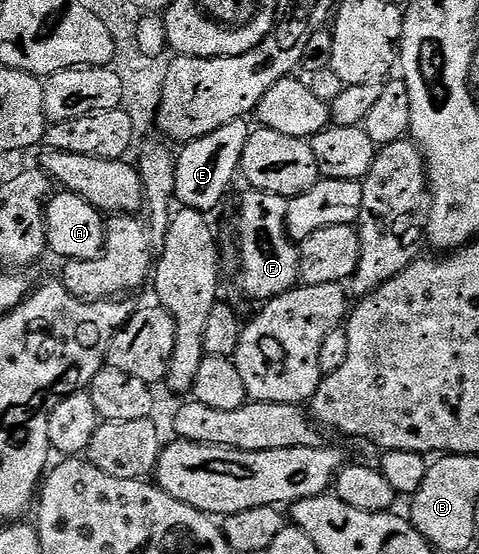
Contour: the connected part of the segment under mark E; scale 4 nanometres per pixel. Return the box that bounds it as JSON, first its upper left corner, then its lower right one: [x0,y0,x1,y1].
[176,119,250,214]

